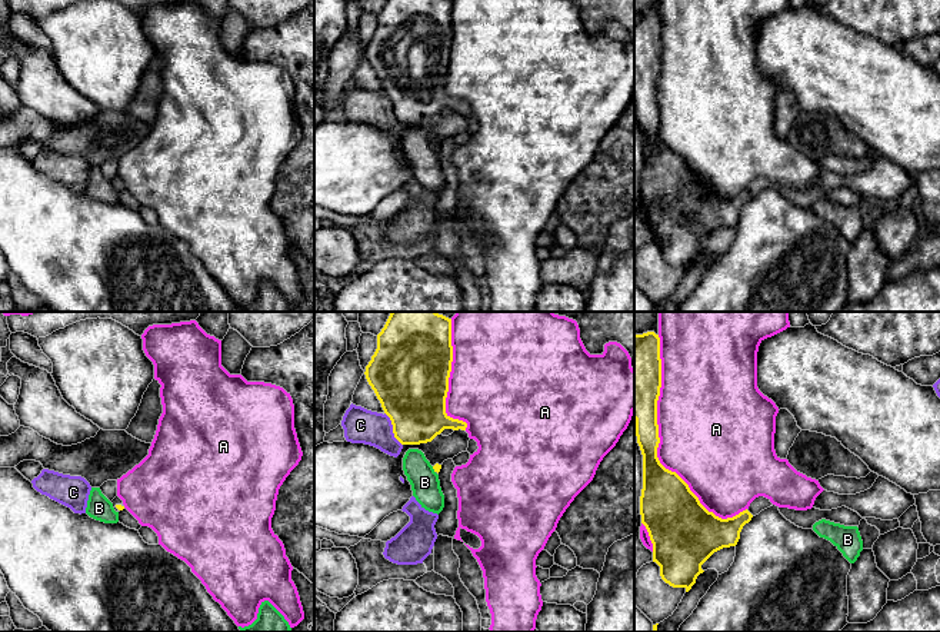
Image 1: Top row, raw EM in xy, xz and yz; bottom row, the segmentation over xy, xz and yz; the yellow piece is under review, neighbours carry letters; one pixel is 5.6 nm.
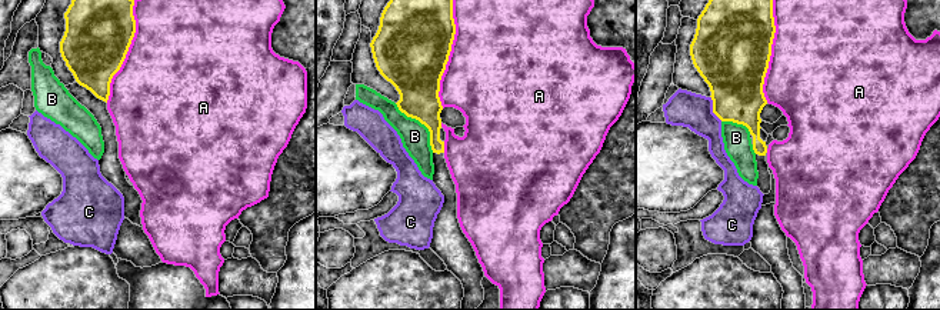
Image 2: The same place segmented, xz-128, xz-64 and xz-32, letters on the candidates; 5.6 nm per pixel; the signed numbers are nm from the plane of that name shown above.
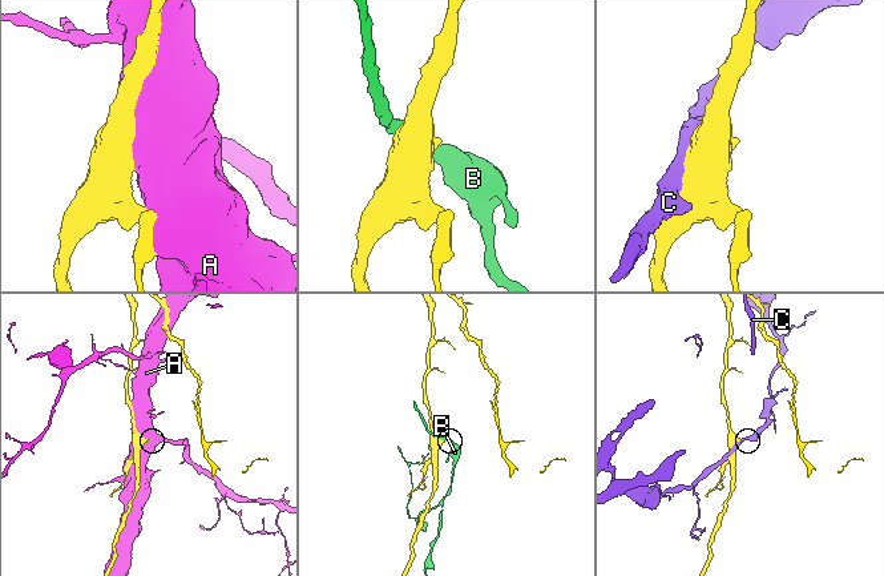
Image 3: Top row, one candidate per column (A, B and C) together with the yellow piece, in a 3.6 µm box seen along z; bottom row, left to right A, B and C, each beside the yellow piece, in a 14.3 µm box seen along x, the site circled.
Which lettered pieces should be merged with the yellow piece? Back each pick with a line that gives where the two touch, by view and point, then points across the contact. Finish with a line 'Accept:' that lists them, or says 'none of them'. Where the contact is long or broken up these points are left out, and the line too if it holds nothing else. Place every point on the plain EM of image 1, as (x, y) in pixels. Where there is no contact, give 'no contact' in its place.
Accept: none of them

